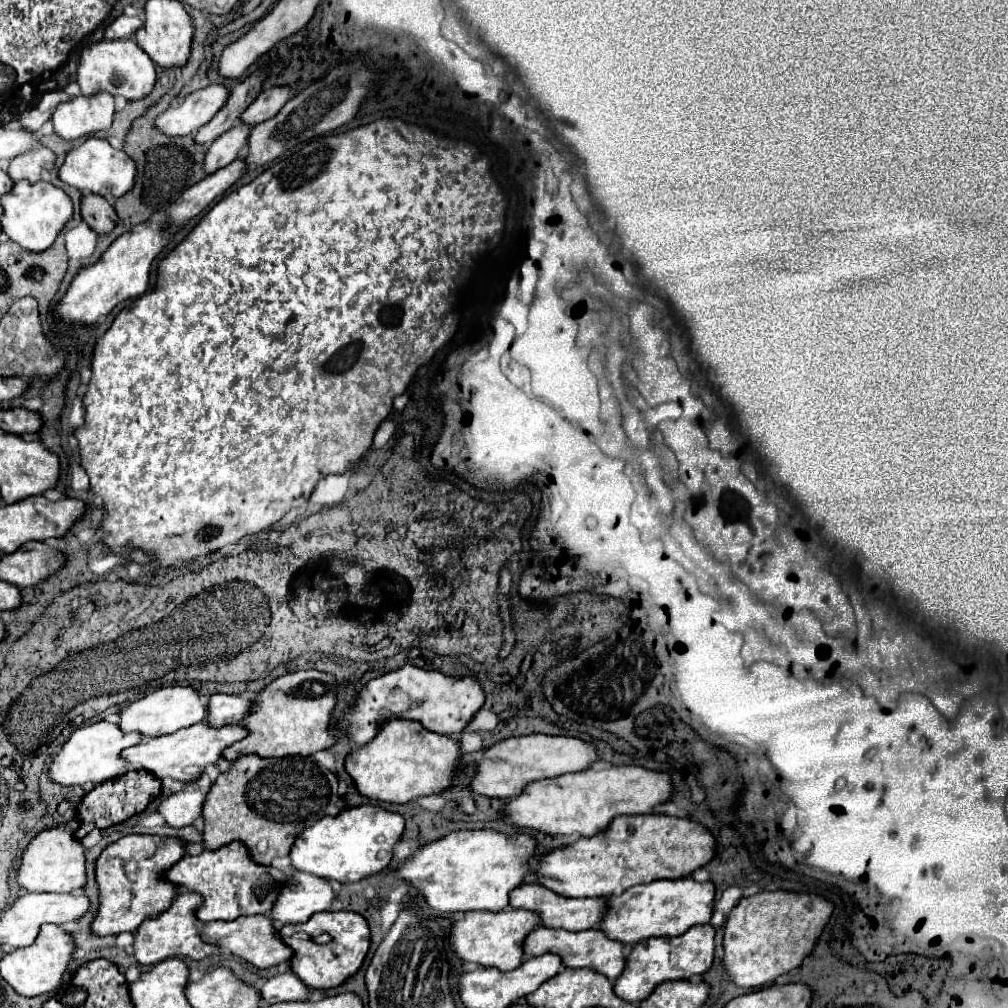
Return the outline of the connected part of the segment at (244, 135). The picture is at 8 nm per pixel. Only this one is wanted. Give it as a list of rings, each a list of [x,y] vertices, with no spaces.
[[[238,123],[236,127],[220,135],[206,153],[206,159],[204,159],[206,175],[232,163],[240,155],[240,151],[246,147],[246,139],[250,137],[250,131],[252,127],[242,127],[242,123]]]

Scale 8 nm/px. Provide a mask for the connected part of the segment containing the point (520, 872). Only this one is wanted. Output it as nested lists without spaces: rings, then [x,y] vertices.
[[[494,829],[454,831],[420,847],[400,869],[398,879],[418,887],[426,903],[440,913],[456,911],[502,911],[510,891],[520,887],[532,871],[538,841],[530,835],[506,835]]]

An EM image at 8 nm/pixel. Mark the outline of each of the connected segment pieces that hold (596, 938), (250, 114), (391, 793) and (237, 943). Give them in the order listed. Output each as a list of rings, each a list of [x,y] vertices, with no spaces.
[[[538,927],[526,937],[524,951],[530,957],[544,955],[544,953],[556,953],[562,957],[562,963],[566,967],[578,967],[578,969],[580,967],[594,967],[598,973],[606,975],[612,981],[616,981],[626,969],[626,947],[622,943],[606,937],[606,933],[602,929],[586,929],[586,931],[570,933],[566,929]]]
[[[276,85],[276,87],[264,89],[258,95],[258,99],[242,113],[240,119],[250,125],[258,125],[266,119],[272,119],[274,115],[278,115],[278,111],[290,99],[290,93],[292,93],[292,87],[288,87],[288,85]]]
[[[406,719],[388,721],[370,743],[366,743],[364,747],[354,747],[352,753],[346,757],[346,771],[356,783],[356,789],[370,799],[380,799],[388,803],[410,803],[418,797],[440,795],[452,789],[454,779],[462,769],[464,769],[464,763],[462,763],[460,741],[448,735],[426,731],[418,721],[406,721]]]
[[[250,915],[250,917],[238,917],[234,921],[212,921],[206,923],[202,929],[202,939],[208,943],[218,943],[222,949],[228,949],[248,963],[256,965],[258,969],[274,967],[282,961],[292,959],[292,949],[278,937],[278,929],[274,927],[274,921],[268,915]]]

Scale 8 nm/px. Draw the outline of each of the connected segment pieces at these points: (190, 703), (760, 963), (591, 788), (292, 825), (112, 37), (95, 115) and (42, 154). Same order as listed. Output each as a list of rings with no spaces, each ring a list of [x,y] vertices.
[[[170,685],[148,693],[146,697],[130,703],[124,711],[120,711],[120,729],[122,731],[140,731],[146,737],[168,735],[178,729],[190,727],[206,719],[206,699],[190,685]]]
[[[760,891],[742,897],[724,925],[724,967],[738,987],[770,985],[782,973],[800,967],[834,913],[834,903],[796,891]]]
[[[620,765],[610,769],[586,769],[582,773],[568,773],[556,779],[544,779],[530,783],[524,793],[512,797],[504,811],[518,827],[530,827],[548,835],[572,835],[580,833],[592,837],[602,829],[608,829],[618,815],[652,813],[654,807],[672,799],[674,785],[666,771],[650,771],[636,765]]]
[[[258,757],[236,759],[234,767],[214,781],[202,817],[206,849],[220,849],[232,841],[246,843],[254,861],[270,865],[274,857],[290,855],[294,839],[324,815],[338,815],[340,795],[336,775],[312,757]]]
[[[120,15],[118,19],[114,19],[104,37],[108,41],[116,41],[116,39],[132,39],[134,37],[134,31],[138,31],[138,27],[142,25],[142,19],[140,17],[128,17],[128,15]]]
[[[98,93],[94,97],[74,97],[70,103],[58,105],[52,115],[54,131],[66,141],[108,131],[108,127],[112,127],[112,119],[114,97],[106,93]]]
[[[40,147],[36,151],[28,151],[14,157],[6,171],[14,181],[26,179],[30,183],[38,183],[42,181],[42,171],[52,171],[54,163],[56,163],[54,151],[50,151],[48,147]]]

